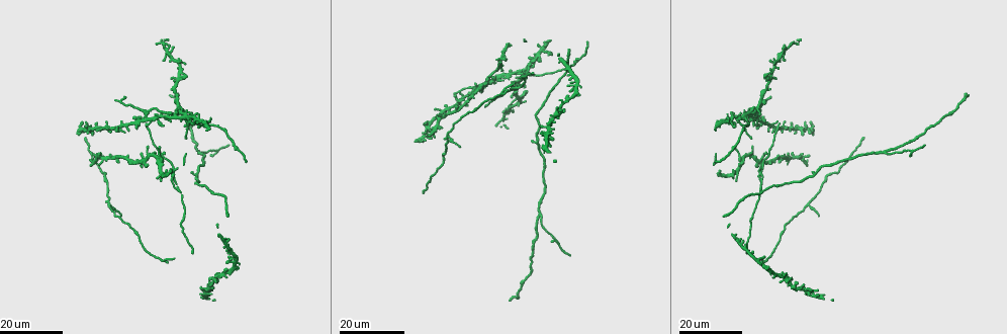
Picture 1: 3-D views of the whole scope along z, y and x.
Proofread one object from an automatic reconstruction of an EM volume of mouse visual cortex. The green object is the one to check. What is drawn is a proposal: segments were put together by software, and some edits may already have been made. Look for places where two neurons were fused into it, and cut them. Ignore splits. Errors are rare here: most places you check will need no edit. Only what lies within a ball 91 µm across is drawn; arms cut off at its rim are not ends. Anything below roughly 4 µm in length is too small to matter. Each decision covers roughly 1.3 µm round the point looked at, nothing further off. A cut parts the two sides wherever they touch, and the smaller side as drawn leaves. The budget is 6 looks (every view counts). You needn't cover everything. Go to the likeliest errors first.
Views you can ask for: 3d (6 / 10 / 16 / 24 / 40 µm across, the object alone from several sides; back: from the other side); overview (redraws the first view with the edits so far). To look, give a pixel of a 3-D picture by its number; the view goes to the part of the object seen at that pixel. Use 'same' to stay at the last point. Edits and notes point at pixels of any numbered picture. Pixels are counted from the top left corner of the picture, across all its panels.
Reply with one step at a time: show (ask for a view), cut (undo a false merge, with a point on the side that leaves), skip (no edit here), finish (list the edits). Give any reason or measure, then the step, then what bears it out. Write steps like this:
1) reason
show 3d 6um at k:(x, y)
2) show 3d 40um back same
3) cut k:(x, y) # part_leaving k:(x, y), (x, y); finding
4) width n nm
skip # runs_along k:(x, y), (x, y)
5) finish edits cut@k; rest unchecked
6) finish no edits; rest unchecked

branch point
show 3d 24um at 1:(191, 119)

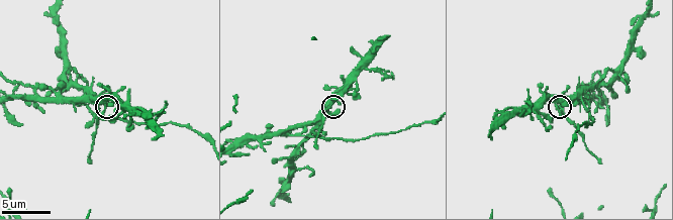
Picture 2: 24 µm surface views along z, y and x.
show 3d 6um at 2:(331, 103)

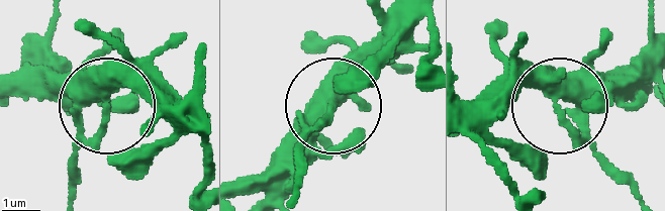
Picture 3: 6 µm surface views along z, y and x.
width 380 nm
skip # runs_along 3:(241, 193), (338, 106), (301, 150), (298, 186); all the same neuron

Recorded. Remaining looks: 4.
four or more arms meet
show 3d 16um at 1:(146, 111)

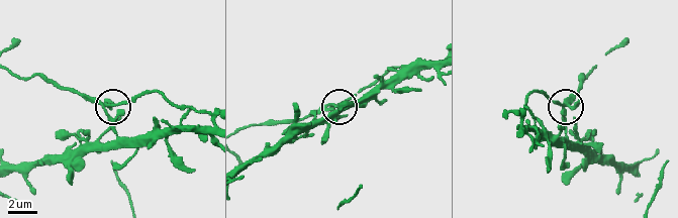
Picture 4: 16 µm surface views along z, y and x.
zoom in
show 3d 6um at 4:(562, 104)

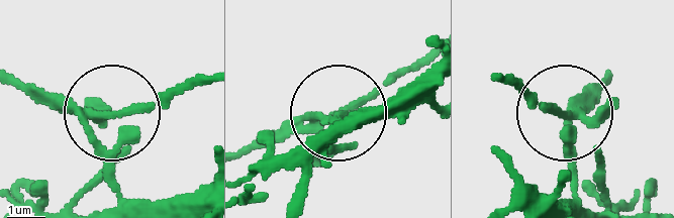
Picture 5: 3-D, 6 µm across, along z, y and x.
skip # all the same neuron

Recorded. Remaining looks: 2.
a fork
show 3d 16um at 1:(448, 134)

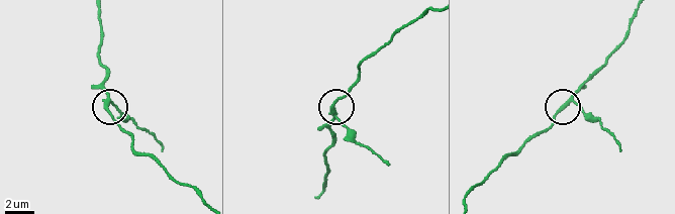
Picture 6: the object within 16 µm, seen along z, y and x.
show 3d 10um at 6:(110, 98)

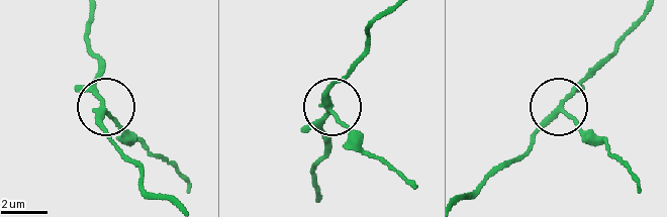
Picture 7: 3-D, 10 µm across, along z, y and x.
arms 3
cut 7:(121, 132) # part_leaving 7:(101, 109), (134, 142), (164, 159), (187, 192); two neurons meet here

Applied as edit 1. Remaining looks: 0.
finish edits cut@7; rest unchecked

